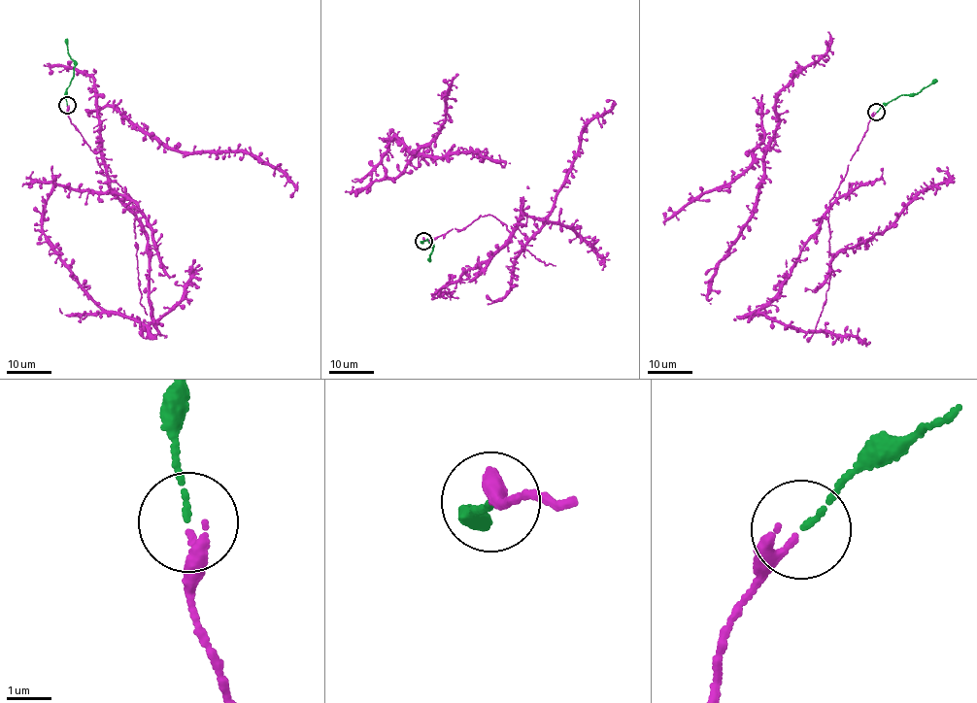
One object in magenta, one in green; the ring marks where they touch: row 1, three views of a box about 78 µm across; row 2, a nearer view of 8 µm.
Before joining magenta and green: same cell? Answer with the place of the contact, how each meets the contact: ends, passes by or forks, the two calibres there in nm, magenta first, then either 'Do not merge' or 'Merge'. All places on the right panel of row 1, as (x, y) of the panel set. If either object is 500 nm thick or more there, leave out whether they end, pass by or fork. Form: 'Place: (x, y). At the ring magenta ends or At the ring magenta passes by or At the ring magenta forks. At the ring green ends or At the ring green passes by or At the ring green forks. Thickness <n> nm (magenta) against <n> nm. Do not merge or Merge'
Place: (876, 112). At the ring magenta passes by. At the ring green ends. Thickness 200 nm (magenta) against 100 nm. Merge

